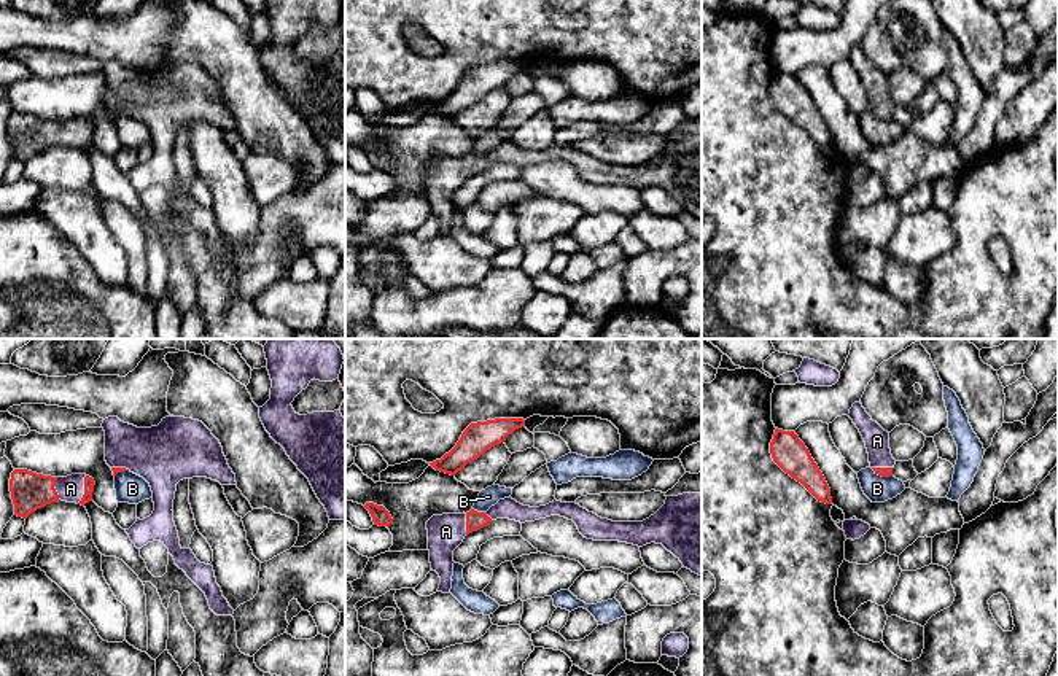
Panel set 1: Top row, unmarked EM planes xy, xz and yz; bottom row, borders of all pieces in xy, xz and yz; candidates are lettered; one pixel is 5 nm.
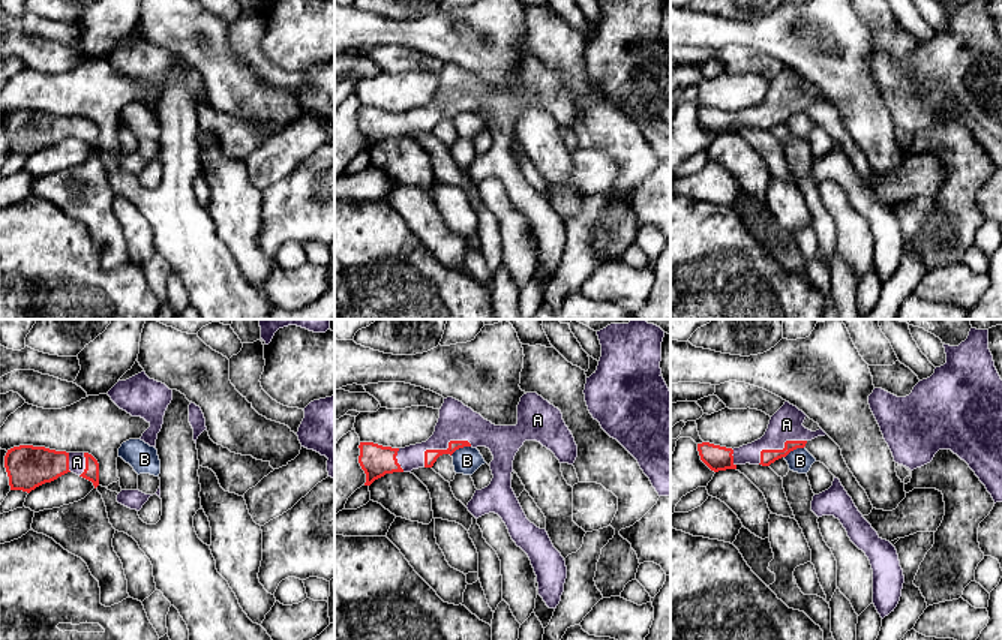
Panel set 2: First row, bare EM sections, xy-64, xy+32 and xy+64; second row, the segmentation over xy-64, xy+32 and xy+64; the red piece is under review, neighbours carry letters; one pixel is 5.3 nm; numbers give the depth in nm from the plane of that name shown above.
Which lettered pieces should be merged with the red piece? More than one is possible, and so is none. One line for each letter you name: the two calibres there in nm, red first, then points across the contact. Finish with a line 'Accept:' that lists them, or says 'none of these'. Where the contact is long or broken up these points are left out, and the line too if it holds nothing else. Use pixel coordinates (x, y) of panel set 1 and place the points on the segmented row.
A: 50 nm thick on the red side, 140 nm on the other
Accept: A

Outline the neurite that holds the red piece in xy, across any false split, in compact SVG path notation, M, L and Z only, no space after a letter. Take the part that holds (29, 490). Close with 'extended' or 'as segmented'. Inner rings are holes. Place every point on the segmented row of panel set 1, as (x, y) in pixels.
M14 469L10 479L14 515L27 519L37 509L59 501L84 506L92 501L94 485L94 479L86 474L51 477L27 469Z; extended

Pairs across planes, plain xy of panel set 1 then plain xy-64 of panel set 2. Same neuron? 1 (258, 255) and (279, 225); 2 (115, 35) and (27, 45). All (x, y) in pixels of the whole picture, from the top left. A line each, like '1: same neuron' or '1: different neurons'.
1: same neuron
2: different neurons

